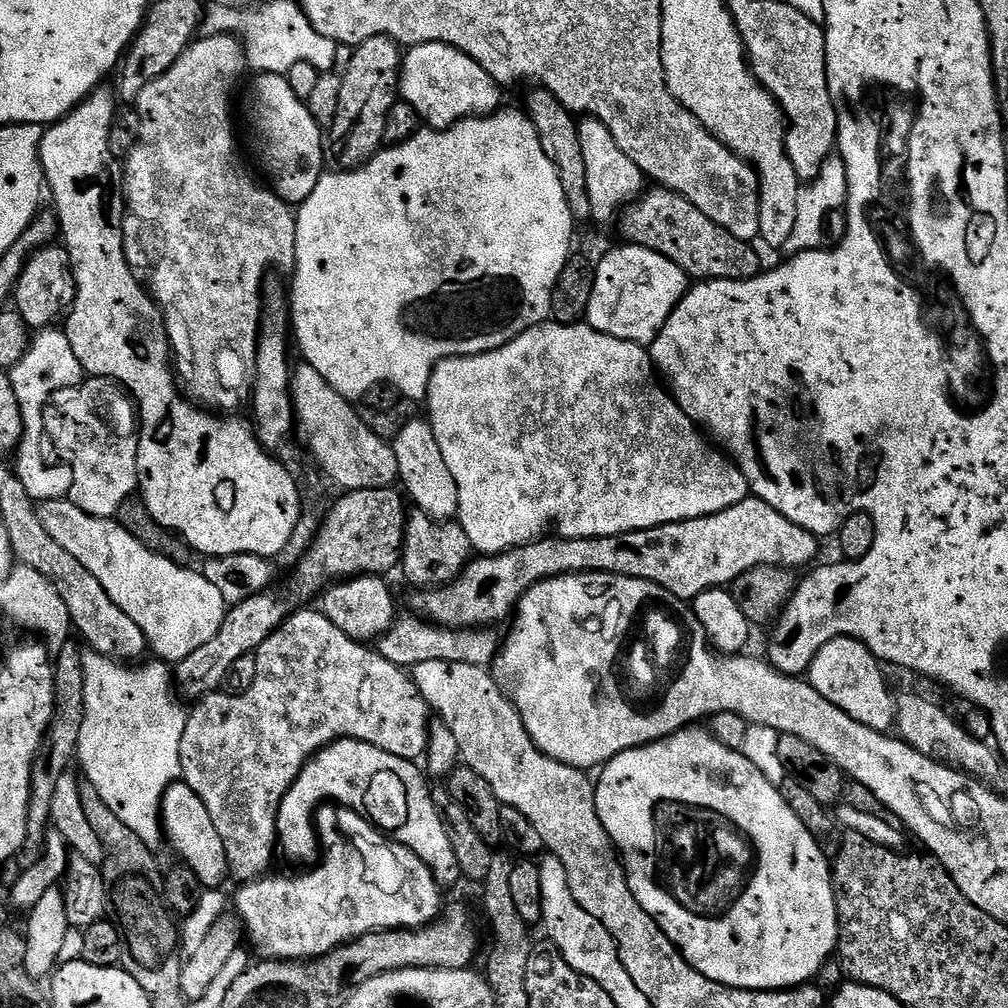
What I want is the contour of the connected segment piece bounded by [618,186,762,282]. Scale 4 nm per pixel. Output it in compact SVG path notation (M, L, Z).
M659 186L653 189L639 202L623 209L619 217L620 232L627 243L649 248L670 258L674 266L700 282L749 280L760 275L760 256L749 241L734 238L734 234L722 230L682 194Z

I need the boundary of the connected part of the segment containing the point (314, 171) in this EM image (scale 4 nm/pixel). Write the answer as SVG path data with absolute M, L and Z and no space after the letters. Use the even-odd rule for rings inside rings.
M266 72L257 75L255 79L256 85L252 88L252 128L256 131L257 138L261 140L260 160L264 163L265 170L272 175L270 181L272 191L287 204L299 206L306 198L310 198L310 194L314 194L314 186L318 186L318 182L324 177L325 133L318 126L318 122L314 122L314 114L310 114L307 103L300 100L298 94L291 89L287 75L279 76L273 72Z

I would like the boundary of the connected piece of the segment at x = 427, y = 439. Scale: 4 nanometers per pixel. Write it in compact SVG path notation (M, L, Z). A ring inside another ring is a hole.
M424 418L412 420L409 424L401 423L400 432L396 435L396 439L391 441L391 445L398 458L399 483L404 484L403 491L407 499L411 503L413 500L419 511L425 512L435 520L455 521L460 515L458 482L454 474L450 474L450 466L446 466L442 446L438 446L438 438L434 438L431 423Z

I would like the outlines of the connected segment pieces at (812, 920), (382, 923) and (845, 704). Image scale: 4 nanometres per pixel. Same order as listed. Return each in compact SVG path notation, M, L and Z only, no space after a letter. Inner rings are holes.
M693 726L644 748L631 748L618 754L610 763L603 765L600 774L600 784L598 780L595 785L596 805L602 826L606 826L624 862L630 890L634 898L638 898L642 910L653 916L666 938L670 938L672 945L684 955L684 960L691 968L714 982L747 992L778 992L786 988L799 988L819 977L824 964L833 959L840 939L840 909L833 865L810 830L806 830L798 814L794 814L792 807L784 801L783 791L770 783L754 766L754 762L744 757L743 751L728 748L716 740L707 727ZM664 796L674 798L672 816L666 816L674 818L674 824L680 824L682 816L686 814L686 824L682 826L688 826L688 806L703 804L725 809L733 822L739 822L742 818L744 829L756 838L755 844L760 849L759 875L750 882L744 910L724 919L721 925L709 924L698 910L690 910L686 898L673 884L652 876L654 842L650 825L655 807Z
M321 807L314 823L322 849L315 866L297 871L300 872L297 876L265 874L235 889L235 911L244 922L247 943L256 947L257 957L308 962L313 958L330 956L335 948L351 944L371 932L394 932L397 928L417 930L440 919L442 885L418 854L385 836L367 816L361 816L350 808Z
M839 636L818 650L807 670L806 679L818 694L822 694L822 698L834 702L834 706L850 714L854 722L862 722L862 726L870 726L870 730L888 734L896 722L896 696L888 689L883 670L881 661L862 642L852 636Z

